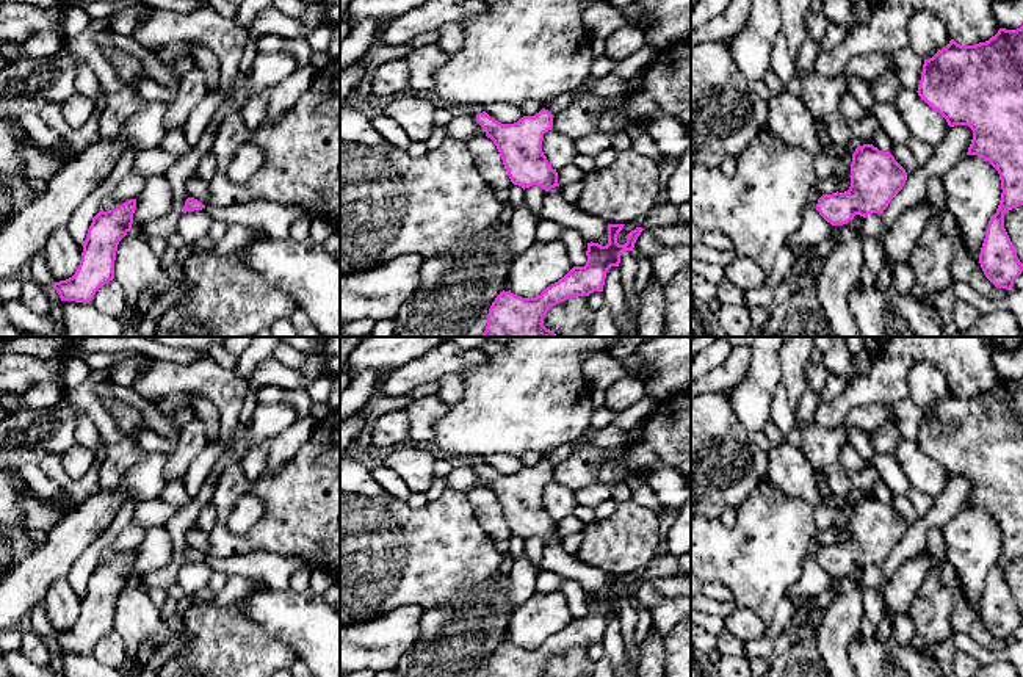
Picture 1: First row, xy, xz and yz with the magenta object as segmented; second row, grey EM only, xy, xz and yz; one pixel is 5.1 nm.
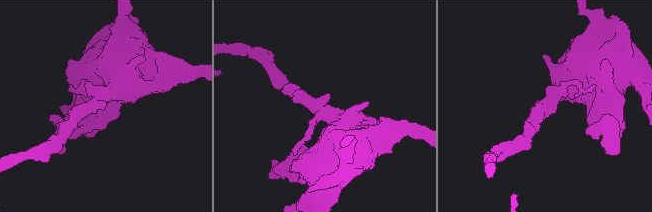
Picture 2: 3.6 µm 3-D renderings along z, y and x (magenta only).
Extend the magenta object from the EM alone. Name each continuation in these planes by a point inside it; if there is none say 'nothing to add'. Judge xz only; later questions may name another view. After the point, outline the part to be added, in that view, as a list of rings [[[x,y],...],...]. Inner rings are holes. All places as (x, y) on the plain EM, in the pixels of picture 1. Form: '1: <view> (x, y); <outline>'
nothing to add

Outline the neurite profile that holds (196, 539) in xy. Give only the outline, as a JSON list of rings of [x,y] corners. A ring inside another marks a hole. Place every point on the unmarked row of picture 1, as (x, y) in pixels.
[[[191,530],[186,533],[186,544],[190,548],[194,548],[205,556],[210,550],[210,533]]]

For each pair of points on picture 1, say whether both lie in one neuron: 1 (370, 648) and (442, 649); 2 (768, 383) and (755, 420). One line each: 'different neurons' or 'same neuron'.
1: different neurons
2: same neuron

